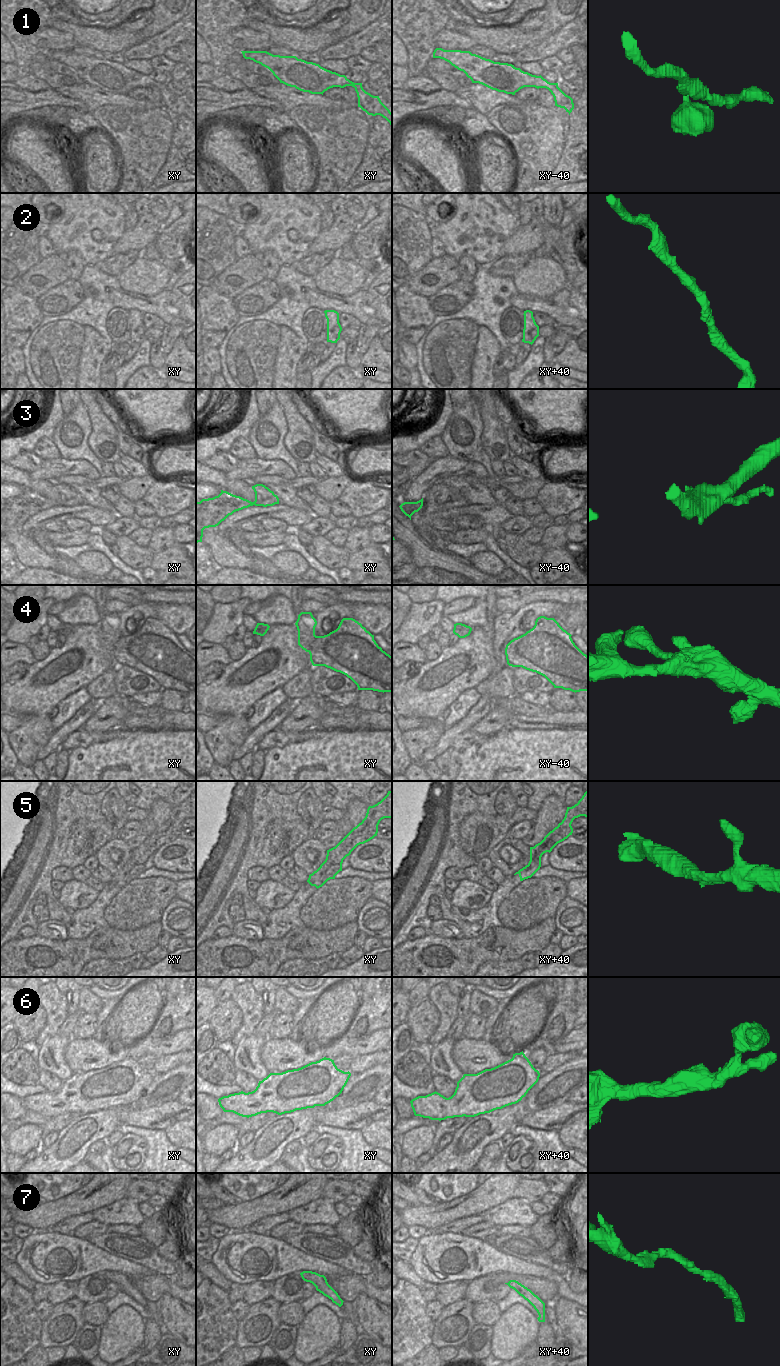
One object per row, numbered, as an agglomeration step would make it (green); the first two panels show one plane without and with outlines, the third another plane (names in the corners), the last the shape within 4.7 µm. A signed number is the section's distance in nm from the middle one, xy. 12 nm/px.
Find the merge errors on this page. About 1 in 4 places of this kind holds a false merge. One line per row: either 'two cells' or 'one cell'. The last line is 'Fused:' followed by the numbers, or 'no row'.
1: one cell
2: one cell
3: two cells
4: one cell
5: one cell
6: one cell
7: one cell
Fused: 3

